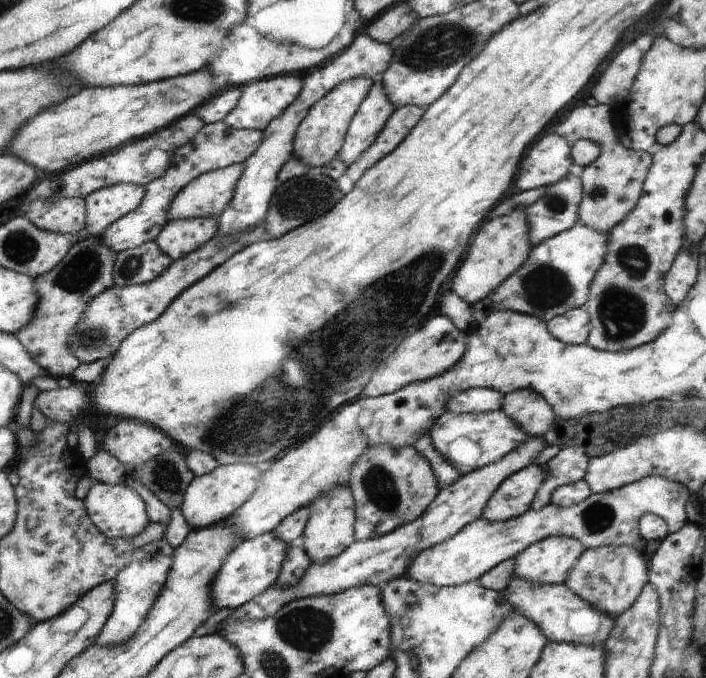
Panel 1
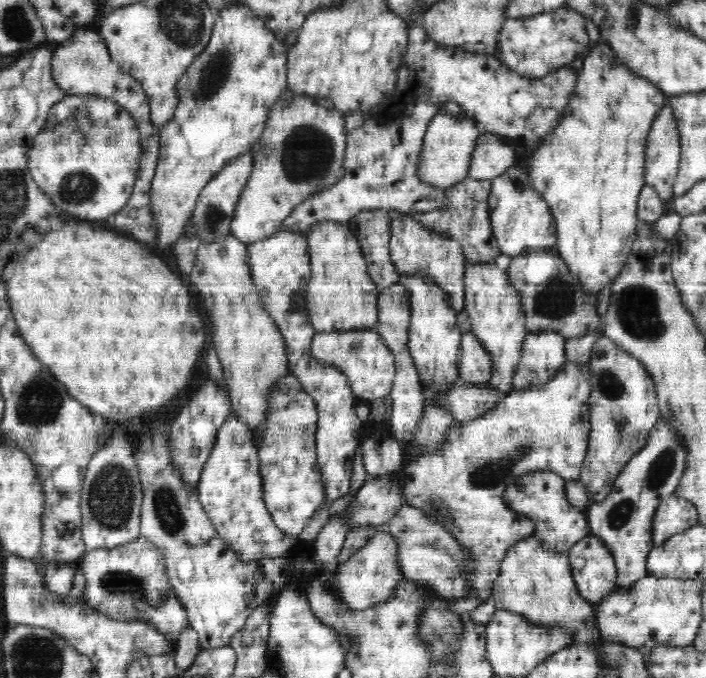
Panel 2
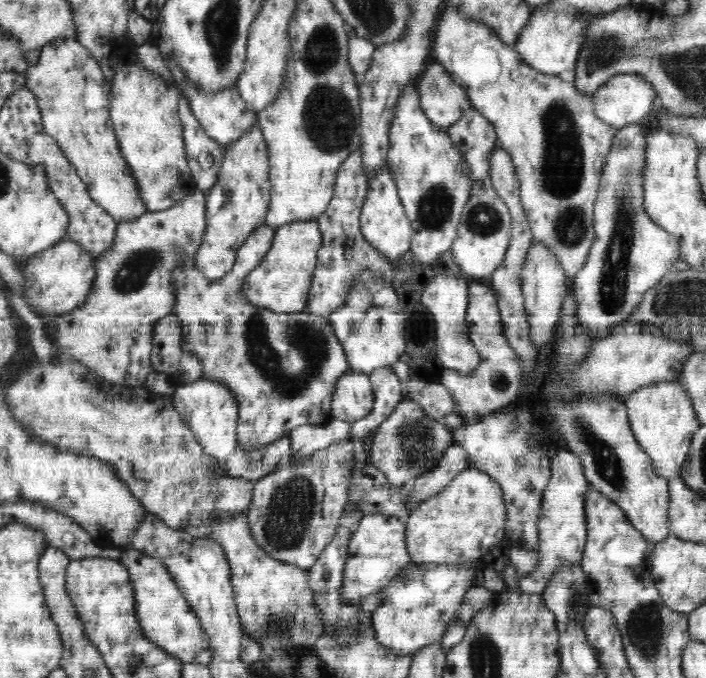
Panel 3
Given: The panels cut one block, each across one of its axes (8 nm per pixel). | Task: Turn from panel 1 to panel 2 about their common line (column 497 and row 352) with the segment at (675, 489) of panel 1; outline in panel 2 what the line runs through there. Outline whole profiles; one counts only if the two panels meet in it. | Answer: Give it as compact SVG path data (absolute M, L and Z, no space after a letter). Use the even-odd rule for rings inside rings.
M540 330L526 334L512 381L513 391L546 384L564 366L566 339L558 332Z

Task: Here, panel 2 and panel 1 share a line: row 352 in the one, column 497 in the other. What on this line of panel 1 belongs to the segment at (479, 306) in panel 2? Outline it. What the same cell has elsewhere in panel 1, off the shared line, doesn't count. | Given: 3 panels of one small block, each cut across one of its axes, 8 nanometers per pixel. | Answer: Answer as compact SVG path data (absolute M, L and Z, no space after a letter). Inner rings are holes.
M530 464L511 474L490 497L482 518L504 522L524 514L531 508L535 494L544 482L545 473L542 467Z

